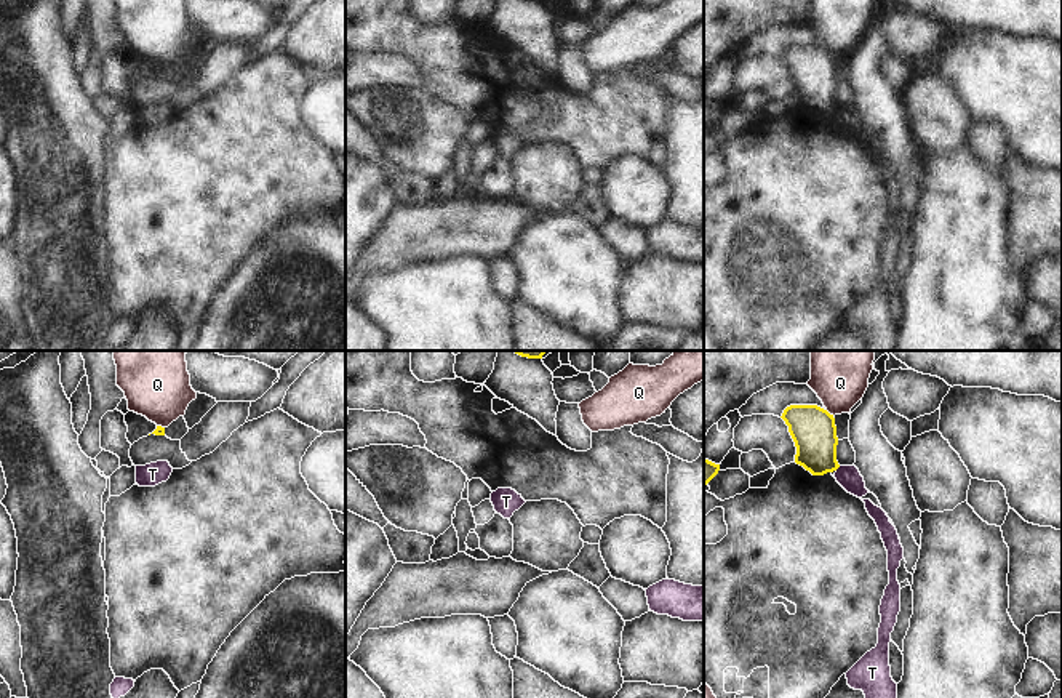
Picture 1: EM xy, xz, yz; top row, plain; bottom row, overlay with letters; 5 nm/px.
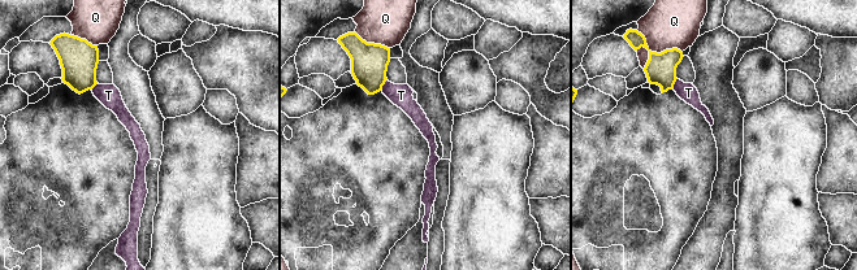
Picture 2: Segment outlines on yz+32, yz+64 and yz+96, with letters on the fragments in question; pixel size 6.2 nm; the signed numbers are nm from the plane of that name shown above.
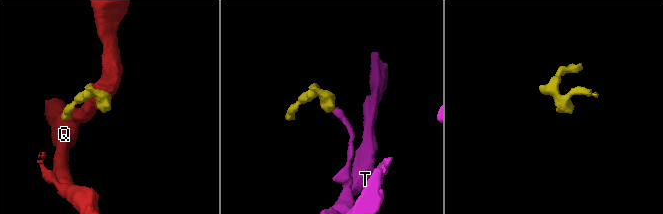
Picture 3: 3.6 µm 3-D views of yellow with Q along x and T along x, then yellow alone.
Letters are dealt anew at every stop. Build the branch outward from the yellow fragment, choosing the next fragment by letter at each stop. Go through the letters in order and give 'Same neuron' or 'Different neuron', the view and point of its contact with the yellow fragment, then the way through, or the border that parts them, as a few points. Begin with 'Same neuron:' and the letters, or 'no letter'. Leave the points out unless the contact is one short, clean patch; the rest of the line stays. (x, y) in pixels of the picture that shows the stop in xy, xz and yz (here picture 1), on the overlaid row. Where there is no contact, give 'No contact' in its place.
Same neuron: no letter
Q: Different neuron. Touches yellow at yz (829, 413)
T: Different neuron. Touches yellow at yz (837, 468). Boundary: yz (840, 466), (835, 469)

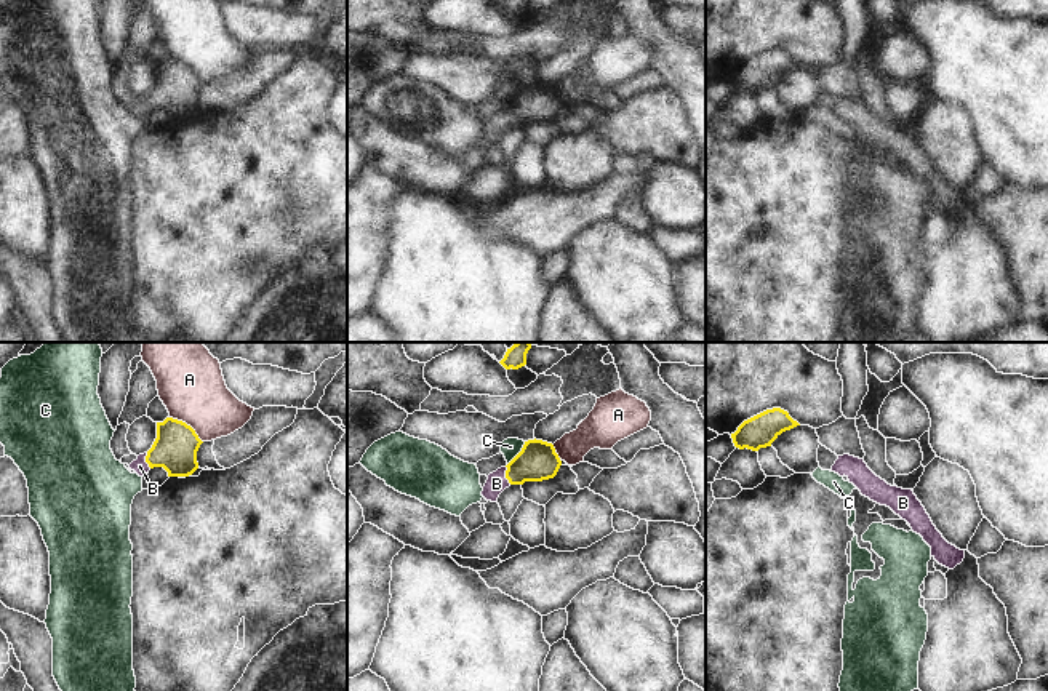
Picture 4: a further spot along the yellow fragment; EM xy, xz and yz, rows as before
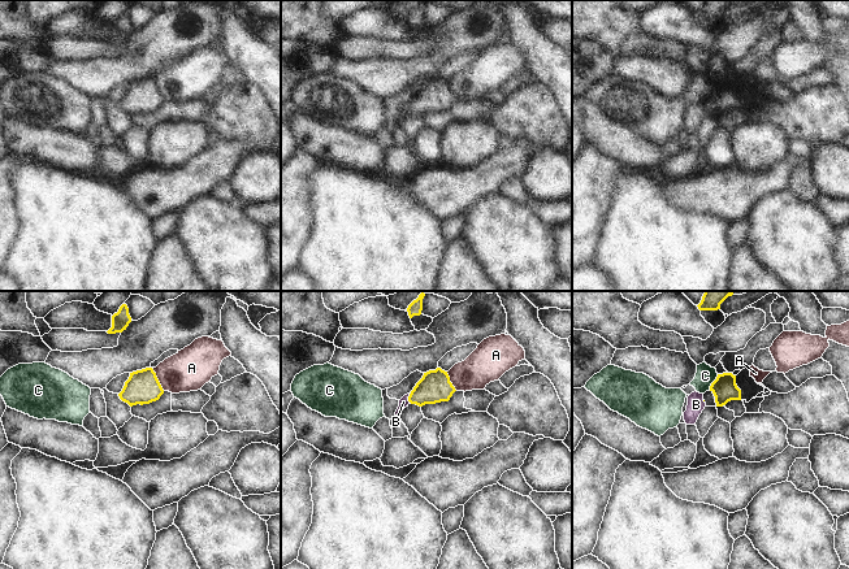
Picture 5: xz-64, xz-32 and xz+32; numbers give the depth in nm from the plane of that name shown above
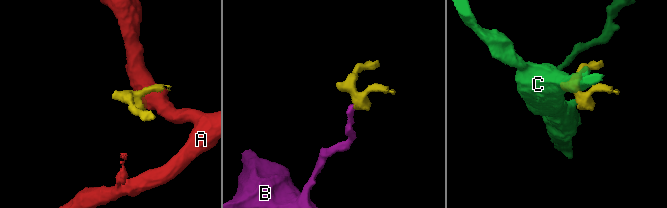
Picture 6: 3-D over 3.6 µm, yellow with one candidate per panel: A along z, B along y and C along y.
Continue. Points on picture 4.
Same neuron: B
A: Different neuron. Touches yellow at xy (186, 424)
B: Same neuron. Touches yellow at xz (506, 475). Path across: xz (538, 461), (506, 475), (496, 483)
C: Different neuron. Touches yellow at xz (519, 453). Boundary: xz (525, 442), (522, 450), (508, 464)

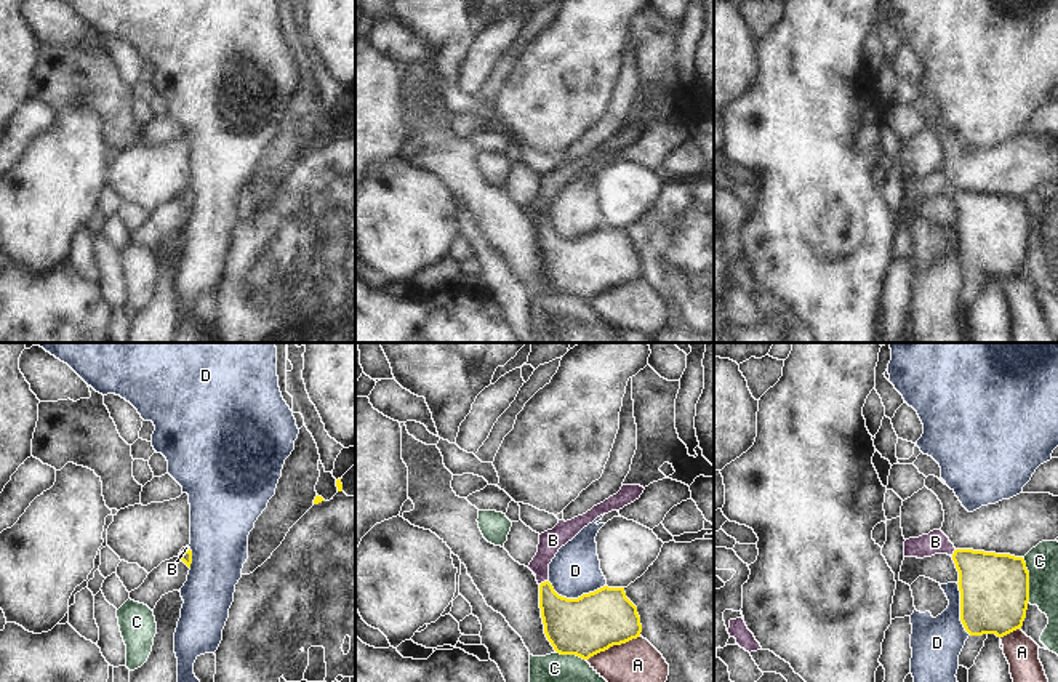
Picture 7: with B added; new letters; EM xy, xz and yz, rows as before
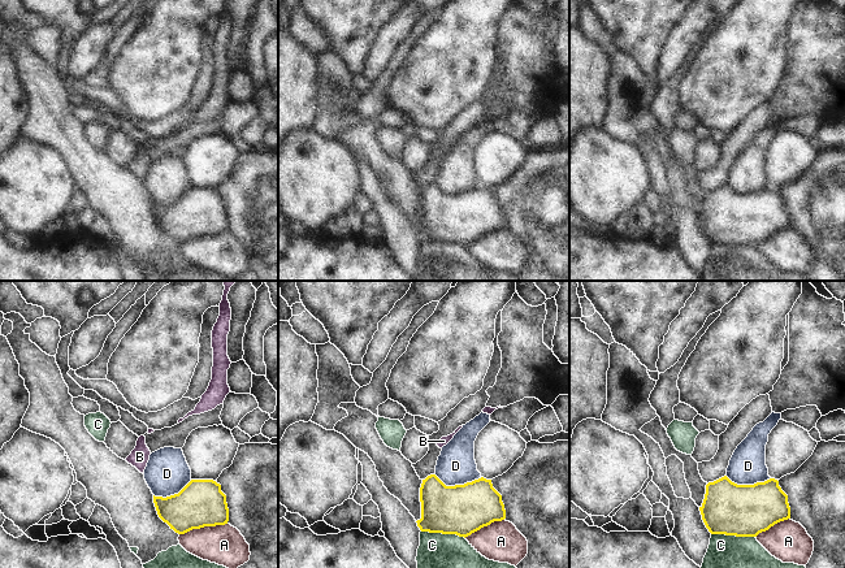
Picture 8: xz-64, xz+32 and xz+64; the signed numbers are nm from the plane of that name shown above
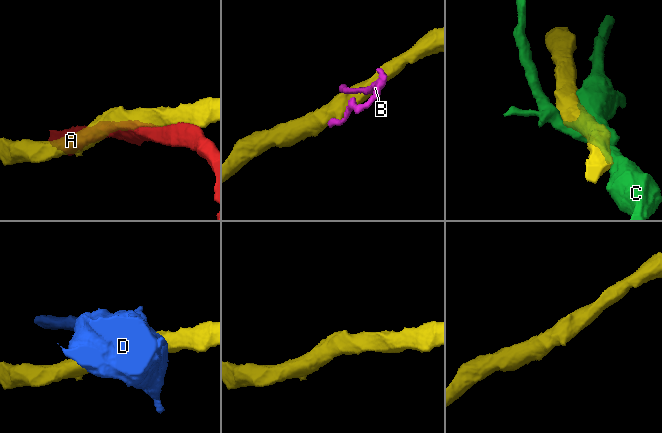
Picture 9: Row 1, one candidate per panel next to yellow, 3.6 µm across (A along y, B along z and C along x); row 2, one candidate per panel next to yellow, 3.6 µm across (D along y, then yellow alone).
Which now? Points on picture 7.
Same neuron: B
A: Different neuron. Touches yellow at xz (613, 644)
B: Same neuron. Touches yellow at xz (545, 581). Path across: xz (569, 623), (551, 604), (545, 581), (543, 557), (553, 540)
C: Different neuron. Touches yellow at yz (1028, 580)
D: Different neuron. Touches yellow at xz (578, 597)

